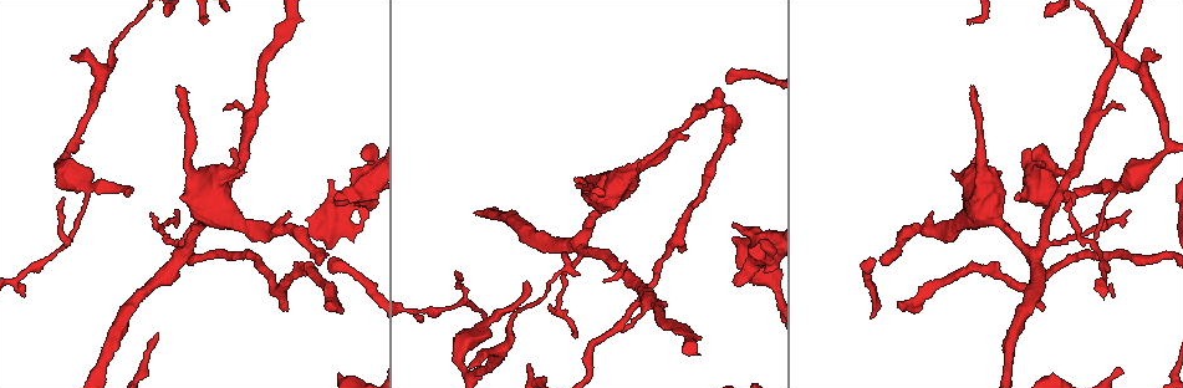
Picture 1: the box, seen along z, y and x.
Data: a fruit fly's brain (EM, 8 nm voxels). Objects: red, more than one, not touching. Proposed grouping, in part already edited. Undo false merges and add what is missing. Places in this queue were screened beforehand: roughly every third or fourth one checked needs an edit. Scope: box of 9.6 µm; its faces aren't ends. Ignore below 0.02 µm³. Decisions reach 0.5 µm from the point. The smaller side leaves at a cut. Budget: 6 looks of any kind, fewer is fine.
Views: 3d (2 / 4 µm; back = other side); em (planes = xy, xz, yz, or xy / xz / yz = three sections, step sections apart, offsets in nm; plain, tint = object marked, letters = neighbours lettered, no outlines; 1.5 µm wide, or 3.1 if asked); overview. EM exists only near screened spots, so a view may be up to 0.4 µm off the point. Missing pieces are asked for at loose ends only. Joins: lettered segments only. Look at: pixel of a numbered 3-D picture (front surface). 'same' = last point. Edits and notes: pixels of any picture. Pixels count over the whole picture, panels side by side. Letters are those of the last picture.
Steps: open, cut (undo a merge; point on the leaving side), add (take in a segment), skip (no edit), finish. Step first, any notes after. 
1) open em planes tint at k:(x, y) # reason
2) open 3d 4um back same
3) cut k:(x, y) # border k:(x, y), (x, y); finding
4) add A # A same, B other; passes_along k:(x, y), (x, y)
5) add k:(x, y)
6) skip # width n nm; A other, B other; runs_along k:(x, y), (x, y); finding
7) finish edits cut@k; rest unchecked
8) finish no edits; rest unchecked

open em planes letters at 1:(1066, 196) # calibre changes

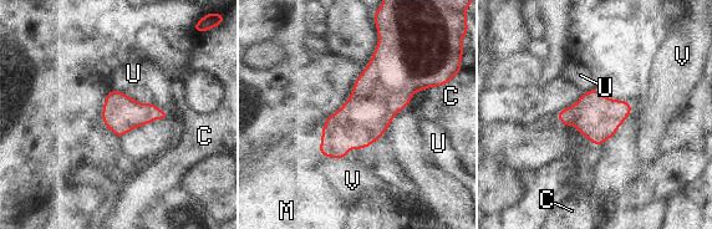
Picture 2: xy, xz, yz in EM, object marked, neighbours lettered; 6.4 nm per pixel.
skip # C other, M other, U other, V other; border 2:(153, 103), (161, 110), (167, 111); one neuron here

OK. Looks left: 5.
open 3d 4um at 1:(246, 172)

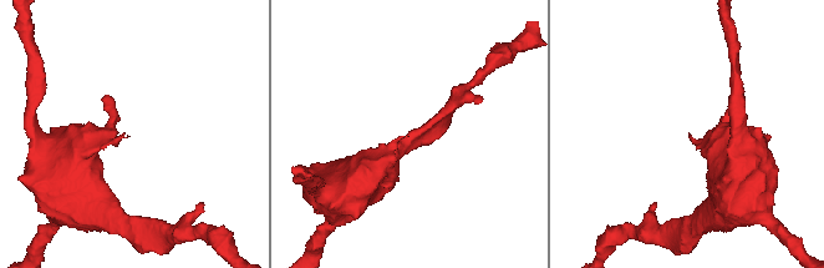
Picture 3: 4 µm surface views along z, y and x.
open em yz step 4 letters at 3:(403, 137) # shape alone is not enough

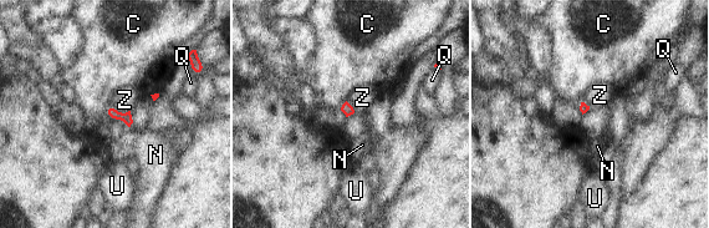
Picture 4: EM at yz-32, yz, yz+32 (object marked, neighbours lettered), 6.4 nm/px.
skip # C other, N other, Q other, U other, Z other; border 4:(111, 104), (120, 112), (129, 111); no lettered segment goes on from it

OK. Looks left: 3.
open em planes letters at 1:(1075, 191) # thin end

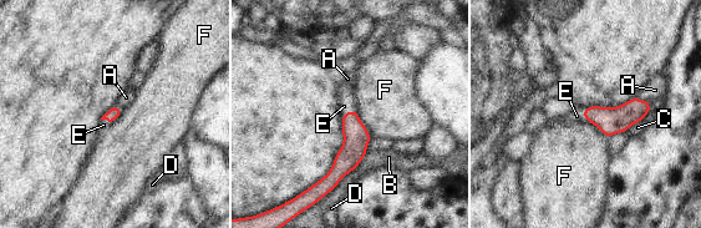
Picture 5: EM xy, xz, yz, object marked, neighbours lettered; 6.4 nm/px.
add E # A other, B other, C other, D other, E same, F other; passes_along 5:(356, 137), (348, 112), (346, 102); the neuron continues

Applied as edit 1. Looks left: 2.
finish edits add@5; rest unchecked

